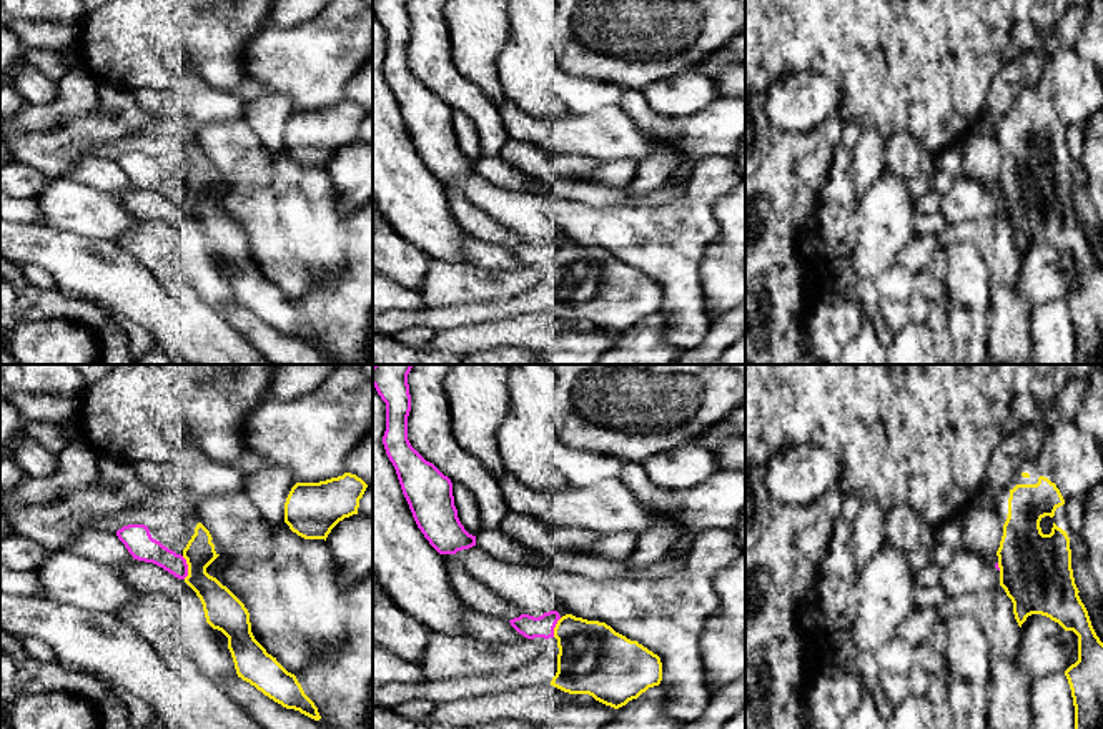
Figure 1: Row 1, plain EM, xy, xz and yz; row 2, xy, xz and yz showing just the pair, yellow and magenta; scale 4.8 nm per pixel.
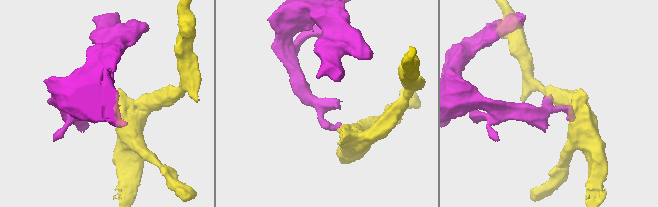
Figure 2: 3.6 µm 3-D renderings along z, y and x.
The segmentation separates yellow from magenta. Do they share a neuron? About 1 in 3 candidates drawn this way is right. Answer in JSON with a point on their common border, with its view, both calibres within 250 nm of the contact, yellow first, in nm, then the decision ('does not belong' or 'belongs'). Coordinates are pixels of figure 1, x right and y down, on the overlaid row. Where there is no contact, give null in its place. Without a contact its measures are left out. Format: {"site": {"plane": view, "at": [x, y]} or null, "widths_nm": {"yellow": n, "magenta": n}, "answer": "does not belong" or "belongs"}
{"site": {"plane": "xy", "at": [188, 568]}, "widths_nm": {"yellow": 180, "magenta": 140}, "answer": "does not belong"}

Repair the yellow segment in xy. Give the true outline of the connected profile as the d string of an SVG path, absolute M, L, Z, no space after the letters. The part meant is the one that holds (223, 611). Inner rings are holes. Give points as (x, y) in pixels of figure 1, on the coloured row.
M198 523L195 534L183 549L183 558L188 564L188 576L185 583L196 593L203 604L206 622L221 631L228 637L228 649L231 652L238 677L255 686L265 696L281 704L286 709L299 711L301 714L319 721L321 716L314 702L304 694L296 676L288 672L266 649L255 639L251 632L250 612L245 604L216 578L206 573L206 568L220 556L211 543L210 531Z

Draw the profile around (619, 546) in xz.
M631 533L602 536L594 546L581 549L591 556L604 558L609 561L627 561L637 544L637 536Z

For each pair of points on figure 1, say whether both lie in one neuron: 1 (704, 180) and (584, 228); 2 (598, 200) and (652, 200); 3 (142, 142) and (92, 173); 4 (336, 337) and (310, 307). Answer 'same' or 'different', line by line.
1: same
2: same
3: same
4: same

